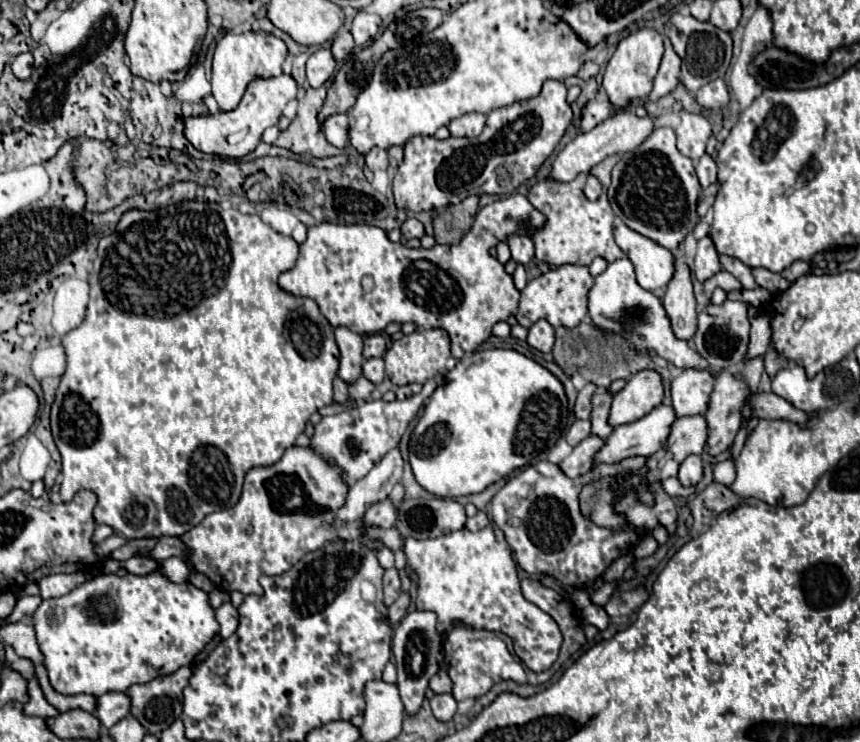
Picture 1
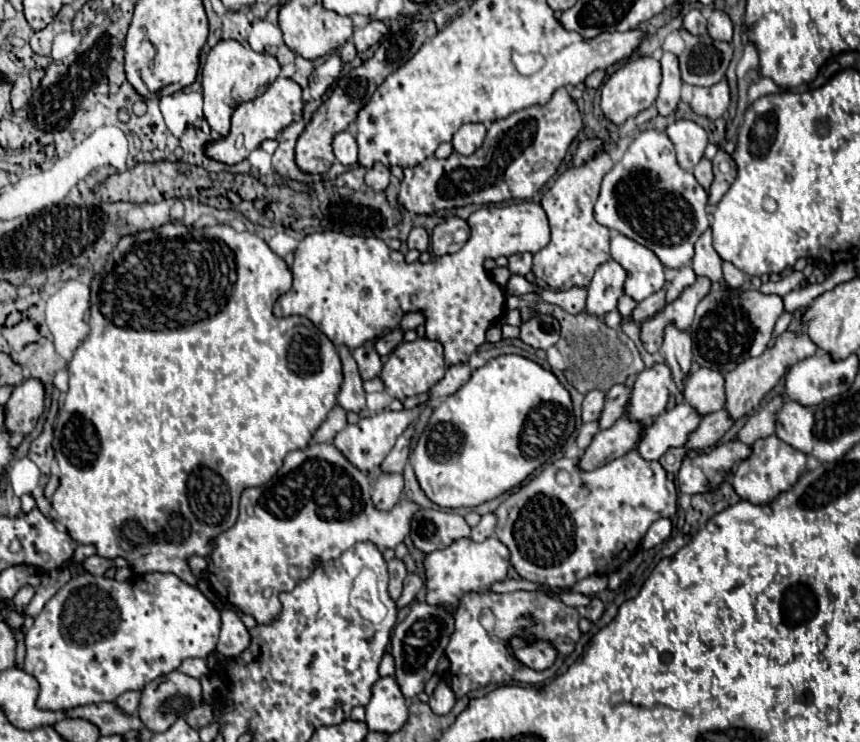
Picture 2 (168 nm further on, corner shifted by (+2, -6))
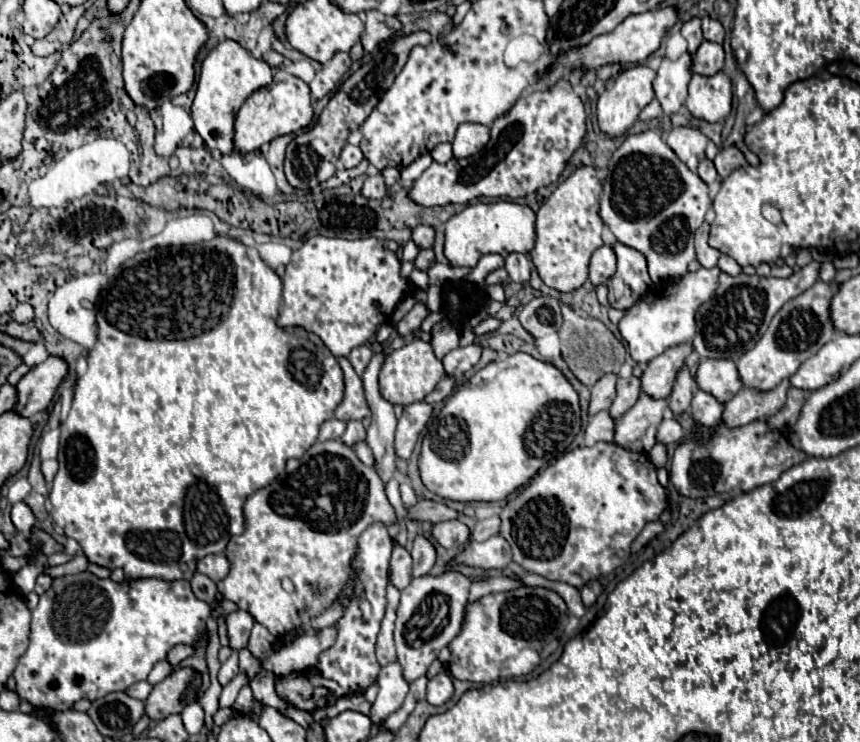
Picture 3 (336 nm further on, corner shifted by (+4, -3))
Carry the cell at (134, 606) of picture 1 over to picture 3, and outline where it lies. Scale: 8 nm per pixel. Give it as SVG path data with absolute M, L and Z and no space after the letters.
M91 572L61 576L53 586L39 596L39 604L31 618L29 648L19 658L13 672L17 680L17 694L29 704L49 710L69 710L77 700L97 700L109 692L123 692L135 682L147 680L149 672L159 660L165 660L169 650L177 644L195 646L205 634L205 622L211 606L195 598L187 580L125 580L121 584L111 578L97 578Z

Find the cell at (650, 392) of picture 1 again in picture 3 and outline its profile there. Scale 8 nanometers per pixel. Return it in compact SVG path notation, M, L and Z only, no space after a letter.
M681 344L681 346L669 348L667 352L651 360L641 376L641 392L655 400L667 398L671 394L675 376L679 368L685 364L685 358L689 352L691 352L691 346Z

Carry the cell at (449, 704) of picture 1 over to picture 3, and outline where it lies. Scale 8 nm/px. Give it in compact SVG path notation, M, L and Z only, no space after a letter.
M447 672L437 674L427 684L427 702L433 706L441 706L453 696L453 682Z

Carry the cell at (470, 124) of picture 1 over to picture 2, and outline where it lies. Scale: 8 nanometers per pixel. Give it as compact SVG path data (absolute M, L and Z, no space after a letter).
M469 123L469 125L463 125L455 137L453 137L453 147L459 155L471 155L475 153L481 145L483 145L483 139L485 139L485 125L481 123Z

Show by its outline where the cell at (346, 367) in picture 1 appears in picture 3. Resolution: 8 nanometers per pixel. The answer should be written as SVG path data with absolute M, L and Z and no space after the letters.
M339 358L337 362L345 374L345 396L335 410L335 416L339 420L353 420L353 418L363 420L365 416L371 414L365 394L363 394L363 380L355 374L347 358Z

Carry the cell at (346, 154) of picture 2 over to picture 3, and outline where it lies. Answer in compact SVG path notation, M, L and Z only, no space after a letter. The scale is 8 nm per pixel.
M345 144L343 152L341 152L341 162L345 168L353 168L363 160L363 152L359 150L359 146L353 144Z

